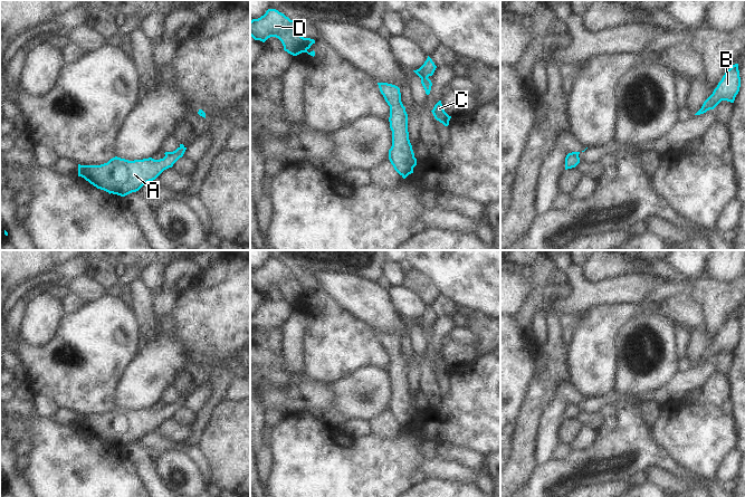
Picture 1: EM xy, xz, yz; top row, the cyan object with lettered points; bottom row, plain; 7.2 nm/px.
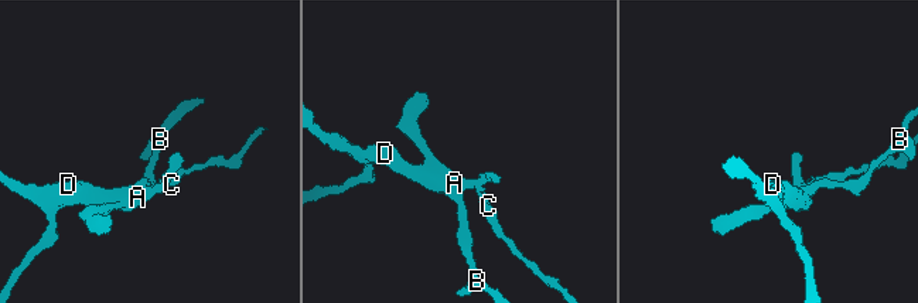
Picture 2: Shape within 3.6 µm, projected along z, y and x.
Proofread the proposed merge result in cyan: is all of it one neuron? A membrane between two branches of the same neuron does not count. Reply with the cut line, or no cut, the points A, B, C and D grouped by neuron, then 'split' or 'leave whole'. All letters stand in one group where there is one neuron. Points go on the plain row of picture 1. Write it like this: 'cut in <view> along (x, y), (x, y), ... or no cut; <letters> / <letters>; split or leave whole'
cut in xz along (419, 325), (427, 327); A B D / C; split

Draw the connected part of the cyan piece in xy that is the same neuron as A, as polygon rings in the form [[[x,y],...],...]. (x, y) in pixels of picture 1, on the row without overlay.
[[[183,394],[163,409],[152,408],[128,411],[121,408],[113,408],[101,415],[78,414],[78,427],[84,428],[97,439],[109,445],[125,447],[139,441],[147,432],[155,430],[164,420],[183,407],[187,398]]]

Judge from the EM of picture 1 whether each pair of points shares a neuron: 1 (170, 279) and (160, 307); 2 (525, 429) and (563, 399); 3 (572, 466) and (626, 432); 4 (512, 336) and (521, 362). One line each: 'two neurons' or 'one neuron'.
1: one neuron
2: two neurons
3: one neuron
4: one neuron

